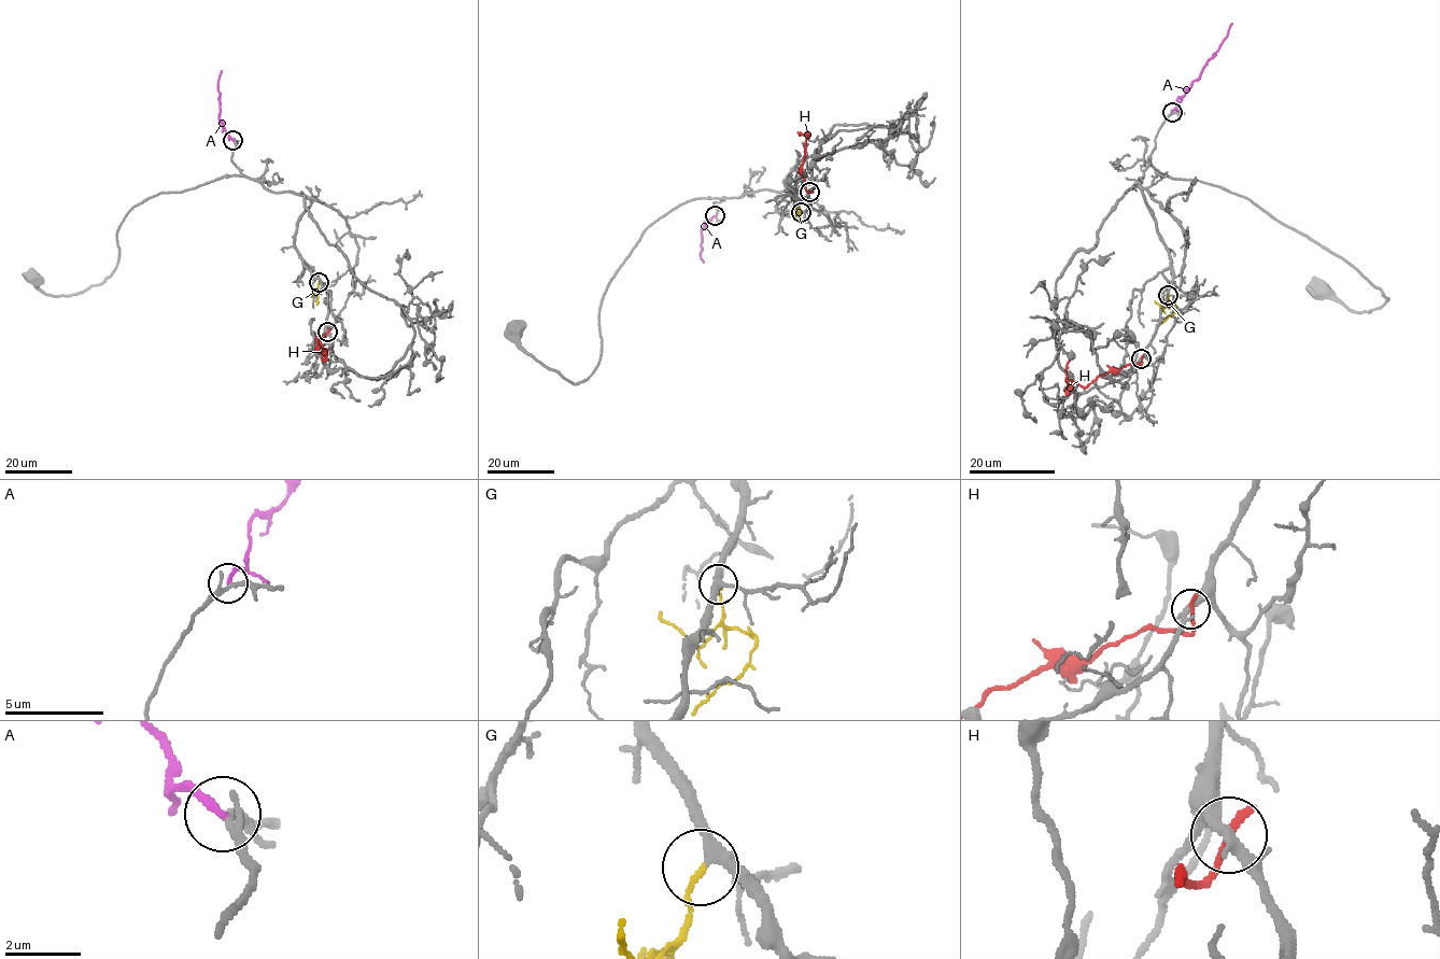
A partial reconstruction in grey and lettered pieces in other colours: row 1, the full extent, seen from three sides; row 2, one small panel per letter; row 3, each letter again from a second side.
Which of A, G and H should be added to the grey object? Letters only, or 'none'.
G

